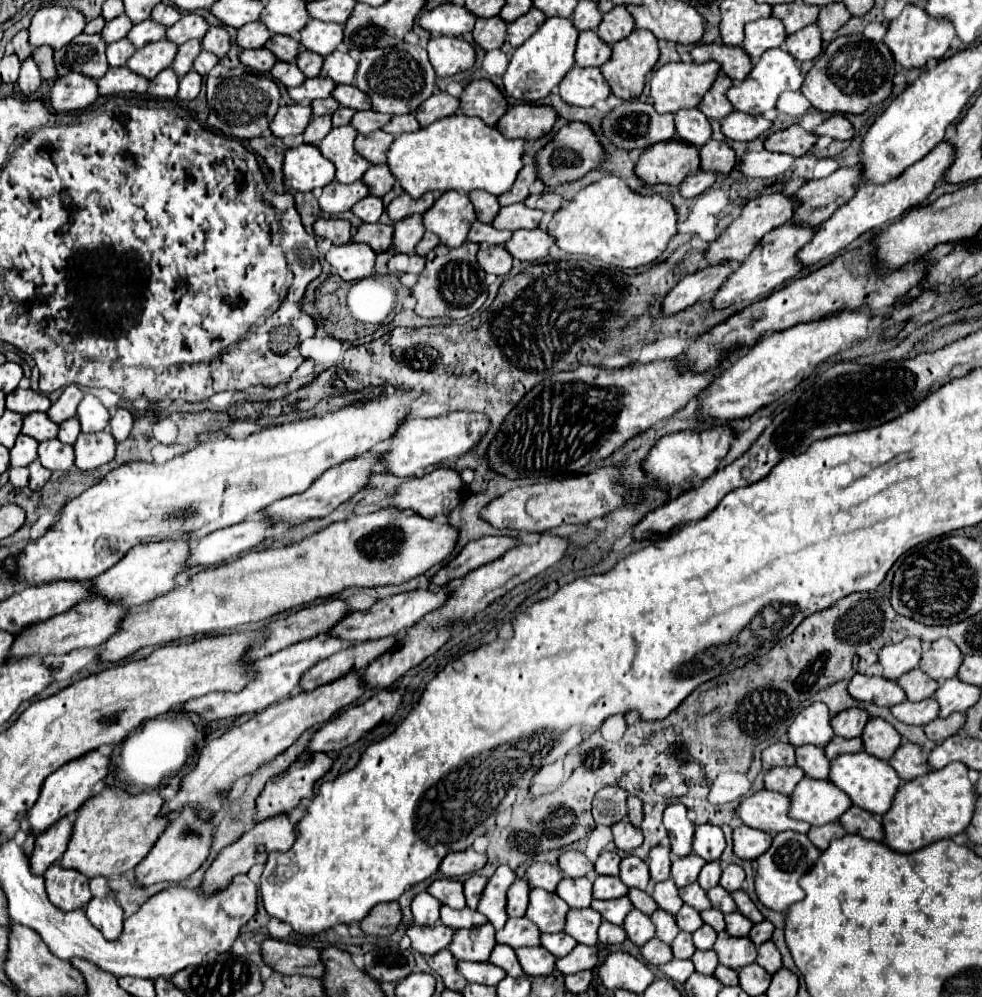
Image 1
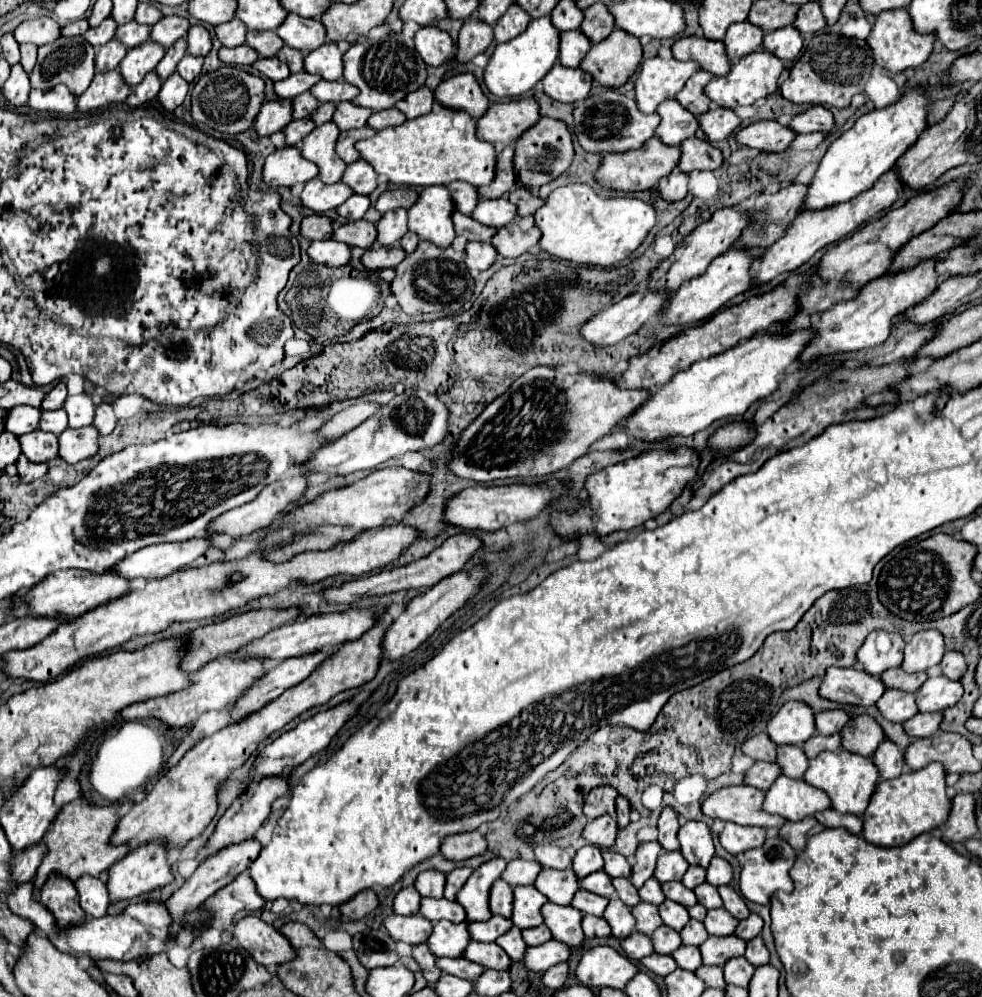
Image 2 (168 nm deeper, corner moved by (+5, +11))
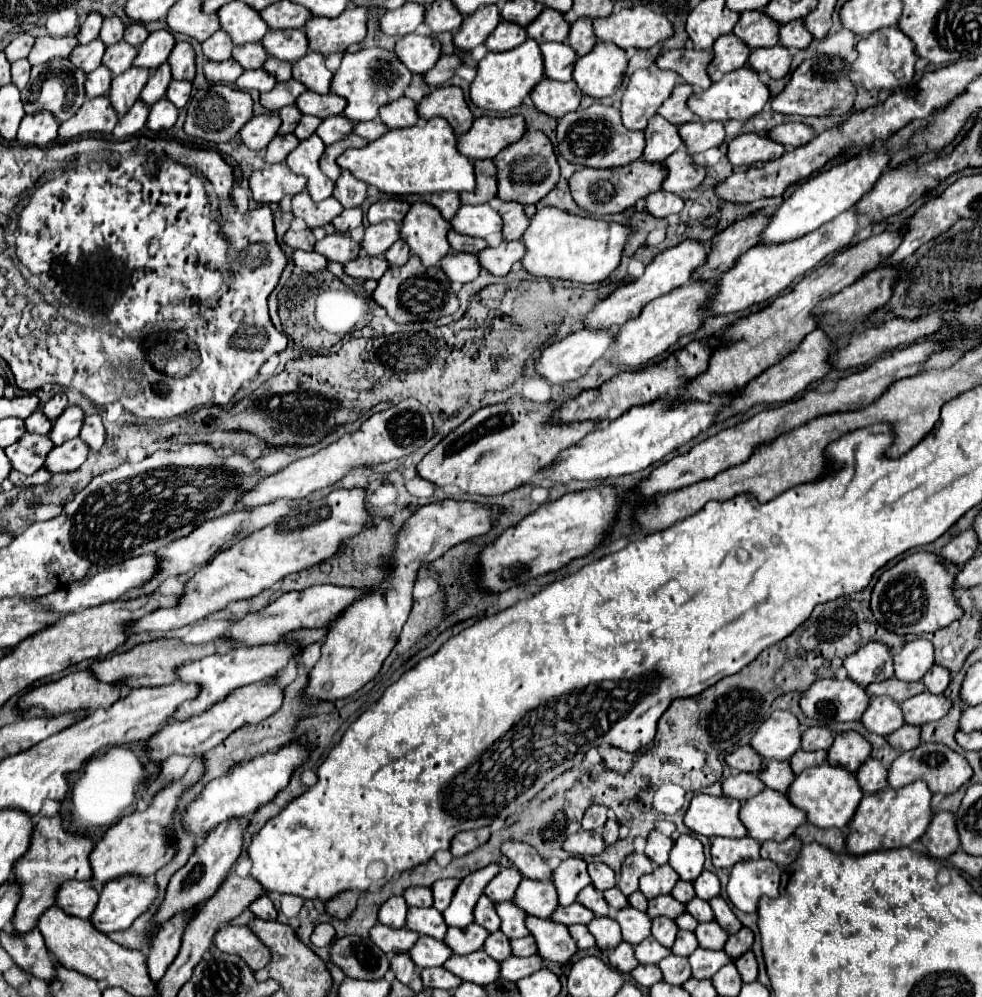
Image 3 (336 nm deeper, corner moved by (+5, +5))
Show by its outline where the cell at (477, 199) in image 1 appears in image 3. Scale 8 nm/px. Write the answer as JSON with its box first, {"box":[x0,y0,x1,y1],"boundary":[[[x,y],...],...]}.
{"box":[428,193,462,221],"boundary":[[[432,193],[428,203],[434,205],[440,211],[440,215],[448,221],[454,217],[454,211],[458,211],[458,207],[462,205],[458,193]]]}

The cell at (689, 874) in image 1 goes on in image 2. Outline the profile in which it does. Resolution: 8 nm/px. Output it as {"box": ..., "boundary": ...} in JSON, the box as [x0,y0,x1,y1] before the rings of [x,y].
{"box":[654,851,688,883],"boundary":[[[662,851],[658,857],[658,865],[654,871],[654,877],[660,883],[666,881],[678,881],[684,877],[688,869],[688,861],[684,859],[684,855],[680,851]]]}

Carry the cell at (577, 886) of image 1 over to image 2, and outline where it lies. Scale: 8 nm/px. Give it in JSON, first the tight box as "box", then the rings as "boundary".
{"box":[536,869,580,905],"boundary":[[[544,869],[536,879],[536,889],[556,905],[570,905],[574,893],[580,889],[580,881],[572,869]]]}

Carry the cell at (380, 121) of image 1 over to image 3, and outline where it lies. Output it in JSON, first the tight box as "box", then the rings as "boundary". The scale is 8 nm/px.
{"box":[316,115,354,145],"boundary":[[[334,115],[334,117],[324,119],[324,121],[320,123],[320,127],[316,129],[316,135],[318,135],[326,145],[332,145],[332,143],[344,139],[346,135],[350,135],[350,133],[352,133],[352,125],[354,125],[354,123],[348,121],[348,119],[344,119],[342,115]]]}

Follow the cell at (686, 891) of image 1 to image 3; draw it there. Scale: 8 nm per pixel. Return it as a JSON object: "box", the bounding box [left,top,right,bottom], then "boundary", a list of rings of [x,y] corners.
{"box":[646,895,686,919],"boundary":[[[660,895],[658,899],[650,899],[648,901],[646,915],[650,919],[654,919],[654,917],[670,917],[670,919],[676,919],[684,911],[686,911],[686,907],[682,903],[678,903],[676,899],[670,899],[668,895]]]}

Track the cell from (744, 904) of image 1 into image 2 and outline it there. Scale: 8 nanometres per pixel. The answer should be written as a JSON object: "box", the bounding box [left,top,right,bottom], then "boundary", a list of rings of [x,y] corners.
{"box":[718,885,750,919],"boundary":[[[722,885],[722,887],[718,887],[718,891],[724,901],[724,909],[728,909],[736,919],[746,919],[750,915],[744,899],[730,885]]]}

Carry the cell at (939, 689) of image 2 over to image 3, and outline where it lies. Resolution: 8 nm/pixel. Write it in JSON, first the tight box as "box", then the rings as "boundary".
{"box":[900,691,946,725],"boundary":[[[928,691],[906,699],[900,705],[902,713],[904,713],[904,721],[908,725],[926,725],[932,721],[942,719],[942,715],[946,715],[946,699],[942,699],[942,695],[930,695]]]}

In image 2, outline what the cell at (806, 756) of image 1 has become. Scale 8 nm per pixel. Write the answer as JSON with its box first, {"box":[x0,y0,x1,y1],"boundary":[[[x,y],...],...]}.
{"box":[776,745,808,779],"boundary":[[[780,745],[776,761],[782,767],[782,773],[790,779],[802,779],[808,769],[808,757],[798,745]]]}

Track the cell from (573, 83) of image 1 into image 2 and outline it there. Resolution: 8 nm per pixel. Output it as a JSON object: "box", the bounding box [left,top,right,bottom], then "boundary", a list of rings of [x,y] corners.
{"box":[542,63,592,103],"boundary":[[[556,63],[548,75],[542,79],[546,95],[562,103],[576,103],[588,97],[592,87],[592,77],[580,67],[564,67]]]}

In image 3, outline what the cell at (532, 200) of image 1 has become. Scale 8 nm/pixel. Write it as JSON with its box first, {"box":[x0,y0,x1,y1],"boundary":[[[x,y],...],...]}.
{"box":[498,203,530,241],"boundary":[[[502,203],[498,213],[502,215],[504,221],[504,229],[502,229],[504,241],[520,239],[522,231],[526,231],[526,223],[530,223],[530,219],[524,213],[524,207],[520,207],[518,203]]]}

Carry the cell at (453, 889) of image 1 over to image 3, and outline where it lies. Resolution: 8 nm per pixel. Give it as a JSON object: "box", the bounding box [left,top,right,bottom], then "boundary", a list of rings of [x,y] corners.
{"box":[402,887,432,907],"boundary":[[[408,887],[402,895],[410,907],[430,907],[432,905],[432,895],[428,887]]]}

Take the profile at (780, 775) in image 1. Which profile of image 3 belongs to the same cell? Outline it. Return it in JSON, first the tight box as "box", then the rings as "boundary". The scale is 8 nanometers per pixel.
{"box":[722,773,764,803],"boundary":[[[734,773],[722,781],[722,793],[726,797],[738,799],[740,803],[754,797],[762,789],[764,787],[762,787],[762,783],[758,783],[758,775],[754,775],[754,773]]]}

